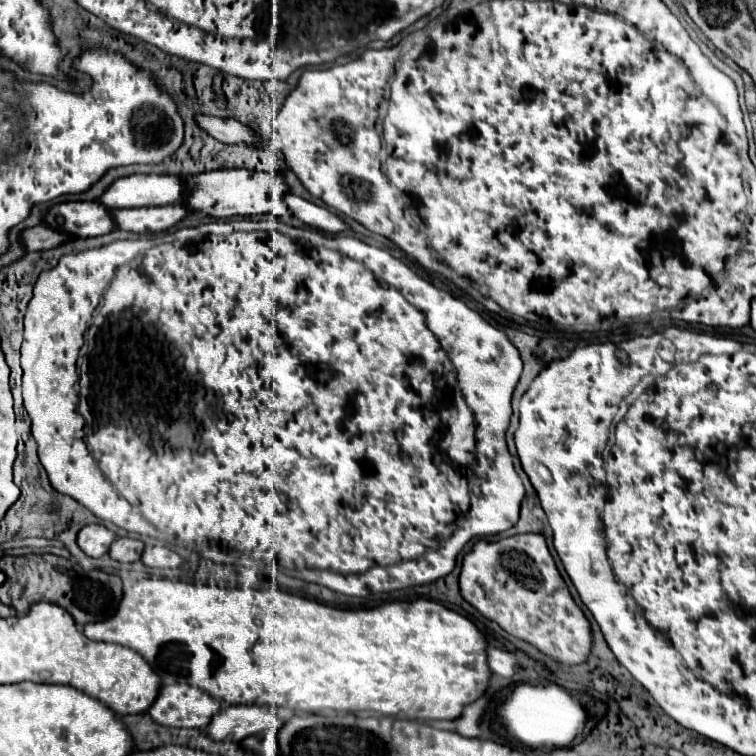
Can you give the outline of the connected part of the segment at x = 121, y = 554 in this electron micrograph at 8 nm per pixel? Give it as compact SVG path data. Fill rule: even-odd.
M118 538L112 546L110 546L110 556L118 562L136 562L140 560L144 552L144 542L134 540L134 538Z

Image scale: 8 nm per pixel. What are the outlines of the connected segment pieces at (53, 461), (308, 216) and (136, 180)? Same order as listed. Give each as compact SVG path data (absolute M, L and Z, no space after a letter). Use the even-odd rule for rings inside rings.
M239 217L239 218L236 218L236 219L234 219L234 218L232 218L232 219L226 219L226 220L224 220L224 219L221 219L221 220L218 220L218 221L212 221L212 222L210 222L210 224L200 224L200 226L196 226L196 228L182 228L182 230L176 230L176 232L172 232L172 234L166 234L166 236L158 236L158 238L144 238L144 240L118 240L118 242L112 242L112 244L108 244L108 246L102 246L102 248L94 248L94 250L84 250L84 252L78 252L78 254L70 254L70 256L62 256L62 258L60 258L60 262L58 262L58 264L56 264L56 268L50 268L50 270L44 270L44 272L42 272L42 274L40 274L40 276L38 276L38 282L36 282L36 286L34 286L34 298L32 298L32 300L30 300L30 302L28 302L28 308L26 308L26 314L24 314L24 342L22 342L22 370L24 370L24 376L22 376L22 396L24 396L24 406L26 406L26 410L28 410L28 414L30 414L30 418L32 418L32 436L34 436L34 440L36 440L36 444L38 444L38 456L40 456L40 462L42 462L42 466L44 466L44 470L46 470L46 474L48 474L48 480L50 480L50 484L52 484L52 488L54 488L54 490L56 490L56 492L60 492L60 494L66 494L66 496L72 496L72 498L74 498L74 500L78 500L78 502L80 502L80 504L82 504L82 506L86 506L86 508L88 508L88 510L90 510L90 512L92 512L92 514L96 514L96 516L100 516L100 518L102 518L102 520L110 520L110 522L112 522L112 524L116 524L116 526L122 526L122 528L124 528L124 530L128 530L128 532L134 532L134 530L136 530L136 532L138 532L138 534L146 534L146 536L152 536L152 538L160 538L160 540L164 540L164 542L168 542L168 544L174 544L174 546L186 546L186 548L190 548L190 550L196 550L196 546L198 546L198 554L206 554L206 558L210 558L210 560L214 560L214 562L222 562L222 564L230 564L230 562L236 562L236 560L238 560L238 558L240 558L240 556L250 556L250 558L254 558L254 560L264 560L264 562L266 562L266 564L268 564L268 562L276 562L276 564L278 564L278 568L280 568L280 570L282 570L282 572L286 572L286 574L290 574L290 576L298 576L298 578L304 578L304 580L308 580L308 574L294 574L294 570L302 570L302 568L314 568L314 570L334 570L334 572L338 572L338 574L342 574L342 576L344 576L344 582L346 582L346 578L348 578L348 576L350 576L350 578L352 578L352 576L354 576L354 578L356 578L356 574L364 574L364 572L368 572L368 588L360 588L360 586L354 586L354 584L352 584L352 586L348 586L348 588L346 588L346 586L332 586L332 588L334 588L334 590L336 590L336 592L340 592L340 594L346 594L346 596L368 596L368 594L378 594L378 592L392 592L392 590L402 590L402 588L412 588L412 586L420 586L420 584L428 584L428 583L431 583L431 582L434 582L434 581L436 581L436 580L438 580L438 579L439 579L439 578L442 578L442 577L444 577L444 576L446 576L446 574L450 574L450 572L452 572L452 570L454 570L454 566L456 566L456 556L458 556L458 552L460 552L460 550L462 550L462 548L464 548L464 544L466 544L466 542L470 542L470 540L472 540L472 538L474 538L474 536L494 536L494 534L500 534L500 532L504 532L504 530L508 530L508 528L512 528L512 524L516 524L516 520L518 520L518 512L520 512L520 502L522 502L522 498L524 498L524 486L522 486L522 482L520 482L520 478L518 478L518 474L516 474L516 470L514 470L514 466L512 466L512 456L510 456L510 452L508 452L508 446L506 446L506 430L508 430L508 424L510 424L510 416L512 416L512 408L510 408L510 398L512 398L512 392L514 392L514 388L516 388L516 384L518 384L518 378L520 378L520 372L522 372L522 360L520 360L520 354L518 354L518 350L516 350L516 346L514 346L514 344L512 344L512 342L510 342L510 340L508 340L508 338L506 338L506 334L504 334L504 332L500 332L500 330L496 330L496 328L494 328L494 326L490 326L490 324L488 324L488 322L486 322L486 320L484 320L484 318L482 318L482 316L480 316L480 314L478 314L478 312L477 312L477 311L475 311L475 310L472 310L472 309L470 309L470 308L469 308L469 307L468 307L468 306L467 306L467 305L466 305L466 304L465 304L465 302L464 302L464 301L463 301L463 300L462 300L462 299L460 299L460 298L458 298L458 297L455 297L455 296L453 296L453 295L452 295L452 294L450 294L450 292L447 292L447 291L445 291L445 290L442 290L442 289L439 289L439 288L436 288L436 286L433 286L433 284L430 284L430 282L426 282L426 280L422 280L422 278L420 278L420 276L418 276L418 274L416 274L416 272L412 272L412 270L410 270L410 268L408 268L408 266L406 266L406 264L404 264L404 262L400 262L400 260L396 260L396 258L394 258L394 256L390 256L390 254L388 254L388 252L384 252L384 250L380 250L380 248L374 248L374 246L368 246L368 244L364 244L364 242L362 242L362 240L358 240L358 238L352 238L352 236L340 236L340 234L338 234L338 236L328 236L328 234L322 234L322 232L318 232L318 230L304 230L304 228L294 228L294 226L288 226L288 224L280 224L280 222L276 222L276 218L270 218L270 220L258 220L258 222L254 222L254 220L250 220L250 219L246 219L246 218L242 218L242 217ZM98 320L108 320L108 322L110 322L110 326L112 326L112 328L110 328L110 330L102 330L102 322L98 322ZM83 344L84 344L84 350L82 350L82 358L80 358L80 366L78 366L78 370L76 370L76 362L78 362L78 352L80 352L80 348L82 348L82 346L83 346ZM78 404L86 404L86 406L88 406L88 410L90 410L90 416L84 416L84 418L80 418L80 412L78 412ZM472 412L474 412L474 422L476 422L476 464L474 464L474 476L476 476L476 478L472 478L472 480L470 480L470 508L468 508L468 468L470 468L470 466L472 466L472 462L474 462L474 434L472 434L472 430L474 430L474 422L472 422Z
M286 194L286 206L290 210L290 214L298 220L302 220L304 224L312 226L312 228L318 228L318 230L324 230L324 232L342 232L346 230L346 224L336 216L332 214L330 210L322 208L322 206L316 206L312 202L306 202L294 194Z
M134 174L124 176L108 186L98 202L114 208L142 208L142 206L166 206L180 202L184 194L184 182L178 176L160 174Z

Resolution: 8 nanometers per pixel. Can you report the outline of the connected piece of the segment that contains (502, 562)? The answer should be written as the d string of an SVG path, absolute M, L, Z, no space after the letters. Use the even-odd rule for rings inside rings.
M518 534L510 538L502 538L496 542L480 540L474 544L472 552L468 552L462 560L460 572L460 592L462 598L472 604L484 618L496 622L502 630L532 644L542 654L554 658L562 664L584 664L592 650L592 626L584 612L574 602L566 582L562 580L554 558L546 546L546 538L542 534Z

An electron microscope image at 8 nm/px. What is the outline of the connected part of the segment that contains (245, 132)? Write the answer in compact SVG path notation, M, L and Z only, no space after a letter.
M196 114L194 118L202 130L206 130L210 136L214 136L220 142L230 142L230 144L246 142L252 146L260 146L260 138L238 120L226 120L226 118L206 116L206 114Z

